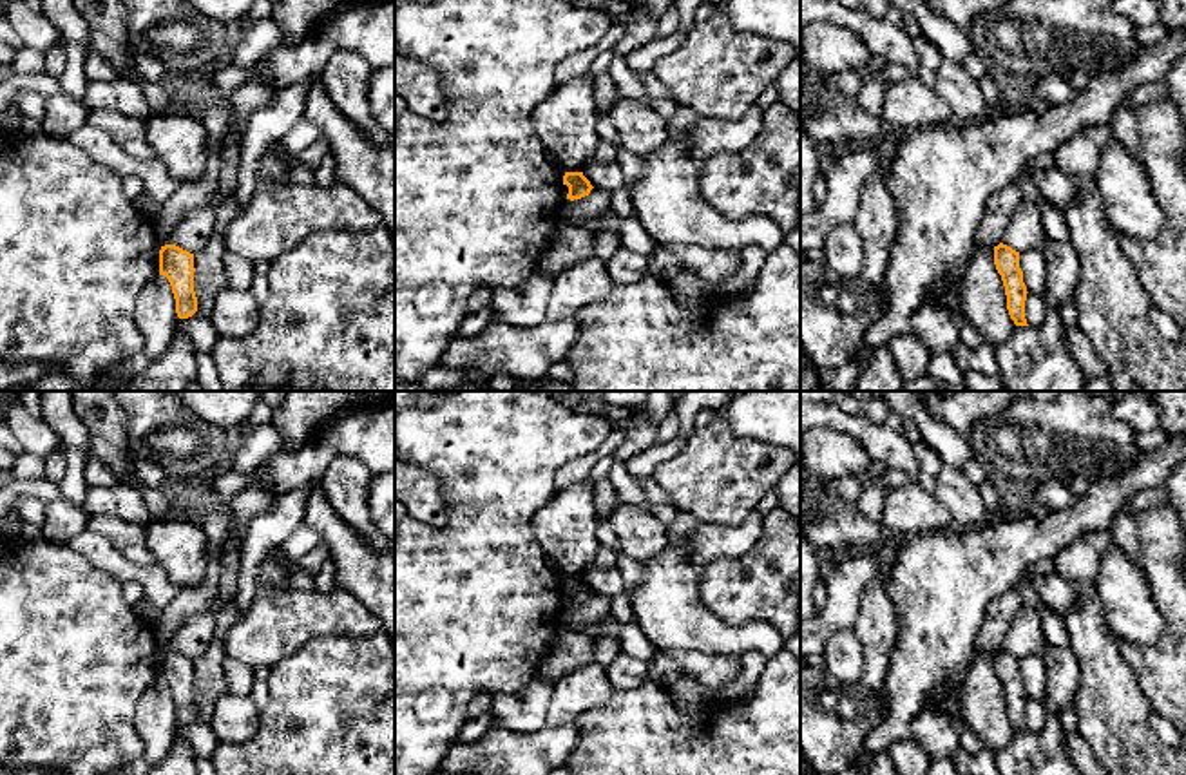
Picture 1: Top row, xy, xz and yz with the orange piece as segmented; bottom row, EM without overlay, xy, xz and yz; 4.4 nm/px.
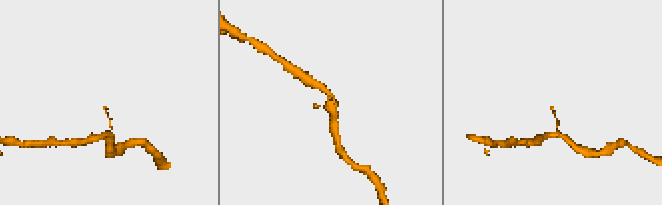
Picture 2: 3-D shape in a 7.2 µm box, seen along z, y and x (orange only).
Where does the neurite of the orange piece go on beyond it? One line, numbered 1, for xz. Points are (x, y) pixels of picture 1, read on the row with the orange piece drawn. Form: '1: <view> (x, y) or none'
1: none

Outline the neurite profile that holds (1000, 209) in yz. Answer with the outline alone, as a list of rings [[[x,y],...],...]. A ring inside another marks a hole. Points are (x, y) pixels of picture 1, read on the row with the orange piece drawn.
[[[1014,183],[994,194],[987,201],[980,221],[978,243],[998,246],[1003,241],[1005,228],[1009,226],[1021,201],[1021,190]]]

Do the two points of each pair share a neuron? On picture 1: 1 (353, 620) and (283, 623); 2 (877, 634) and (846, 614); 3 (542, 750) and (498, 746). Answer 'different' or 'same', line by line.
1: same
2: different
3: same

